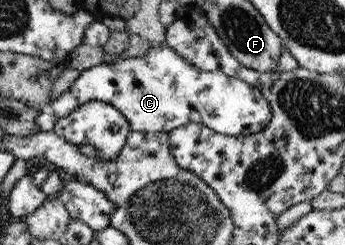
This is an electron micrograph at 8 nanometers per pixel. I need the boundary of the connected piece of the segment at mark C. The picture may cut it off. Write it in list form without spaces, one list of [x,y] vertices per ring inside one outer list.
[[[168,44],[148,48],[138,57],[122,58],[108,64],[82,70],[69,89],[49,104],[49,111],[58,118],[74,112],[86,101],[102,101],[113,105],[129,124],[130,132],[161,133],[183,127],[188,123],[201,124],[215,133],[228,136],[250,135],[262,130],[270,122],[271,110],[262,93],[254,86],[222,74],[220,70],[204,71],[178,56]]]

